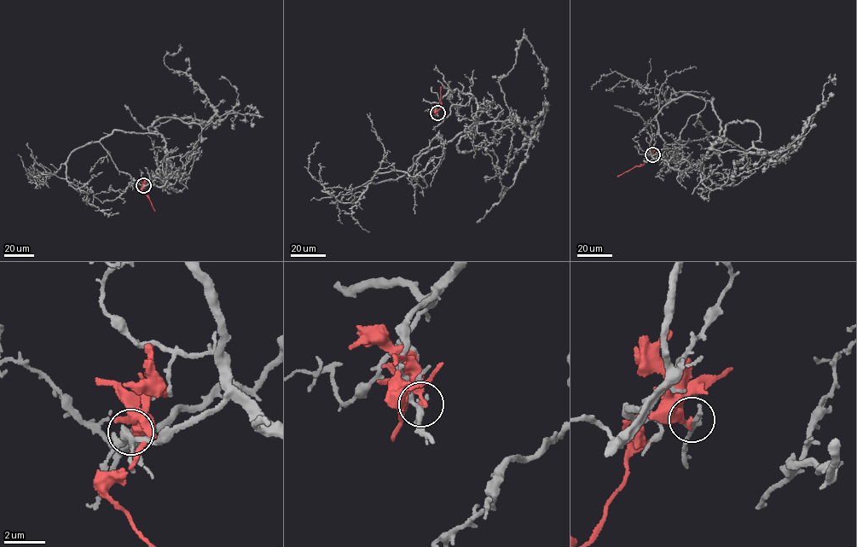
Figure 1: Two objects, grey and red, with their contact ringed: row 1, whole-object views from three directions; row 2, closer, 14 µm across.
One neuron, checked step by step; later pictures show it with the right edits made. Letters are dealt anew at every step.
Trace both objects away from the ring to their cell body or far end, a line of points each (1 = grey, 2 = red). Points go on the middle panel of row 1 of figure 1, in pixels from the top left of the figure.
1: (437, 113), (448, 90), (471, 94), (458, 150), (484, 147), (509, 121), (499, 82), (524, 38), (546, 78)
2: (437, 113), (436, 108), (436, 112), (441, 107), (441, 87)

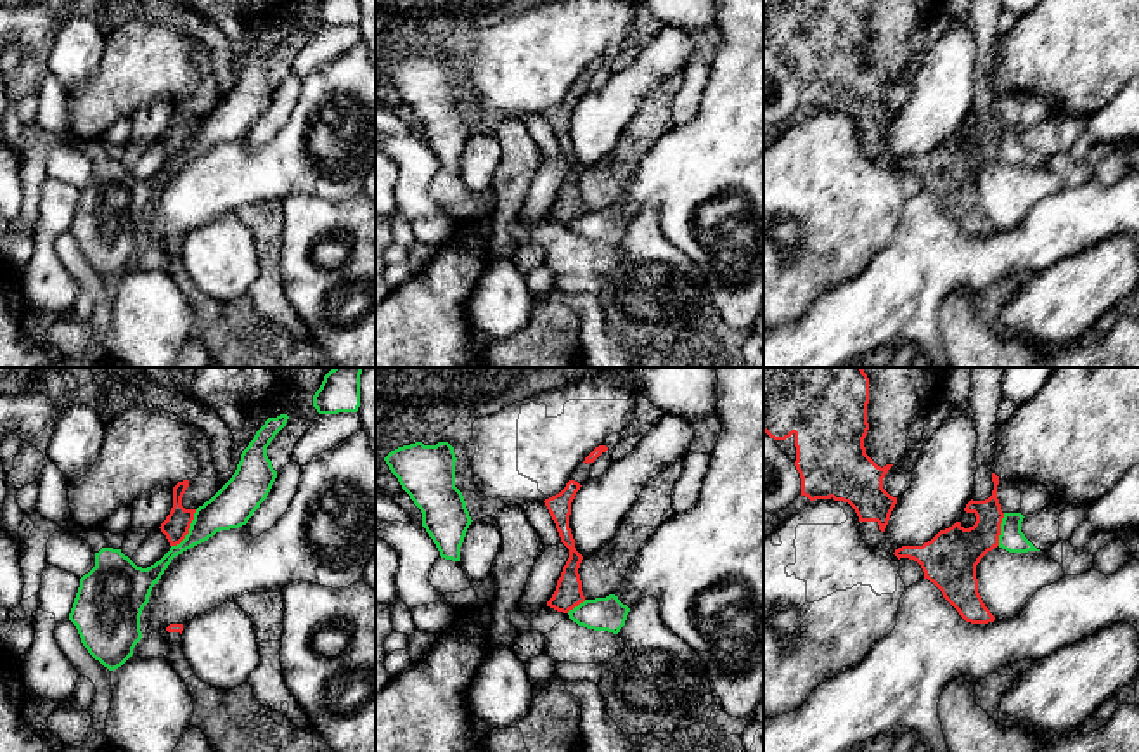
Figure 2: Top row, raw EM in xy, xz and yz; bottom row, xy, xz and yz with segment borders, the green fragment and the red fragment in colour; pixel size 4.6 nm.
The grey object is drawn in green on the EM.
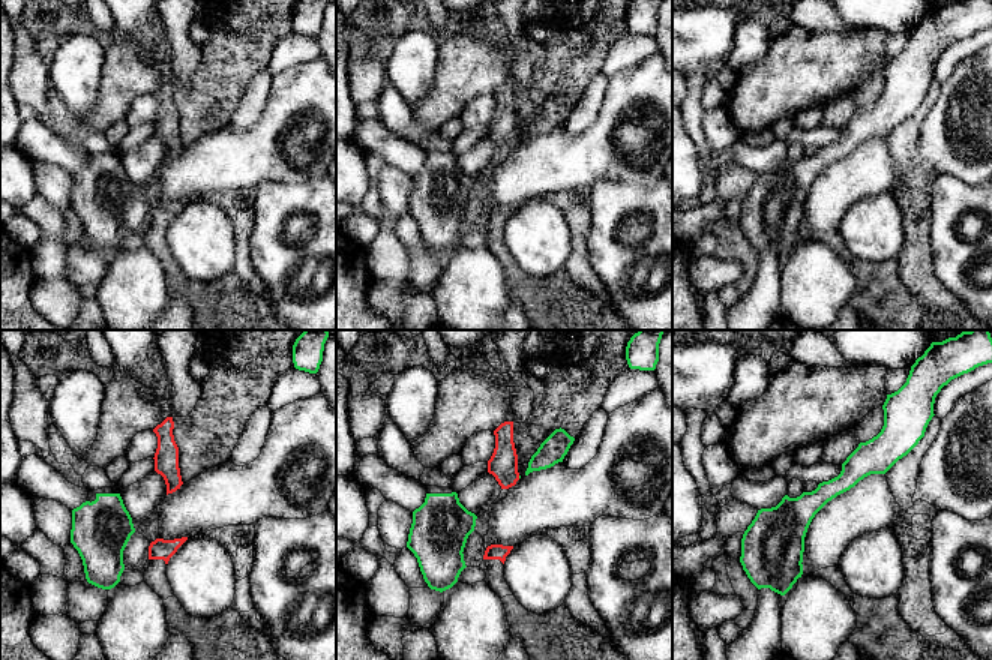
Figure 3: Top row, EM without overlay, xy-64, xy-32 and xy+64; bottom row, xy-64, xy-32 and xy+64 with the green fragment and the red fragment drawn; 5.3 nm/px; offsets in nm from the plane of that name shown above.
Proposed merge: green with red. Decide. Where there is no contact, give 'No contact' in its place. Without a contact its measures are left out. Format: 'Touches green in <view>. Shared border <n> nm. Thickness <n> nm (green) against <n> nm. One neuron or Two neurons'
Touches green in xy. Shared border 200 nm. Thickness 190 nm (green) against 120 nm. Two neurons

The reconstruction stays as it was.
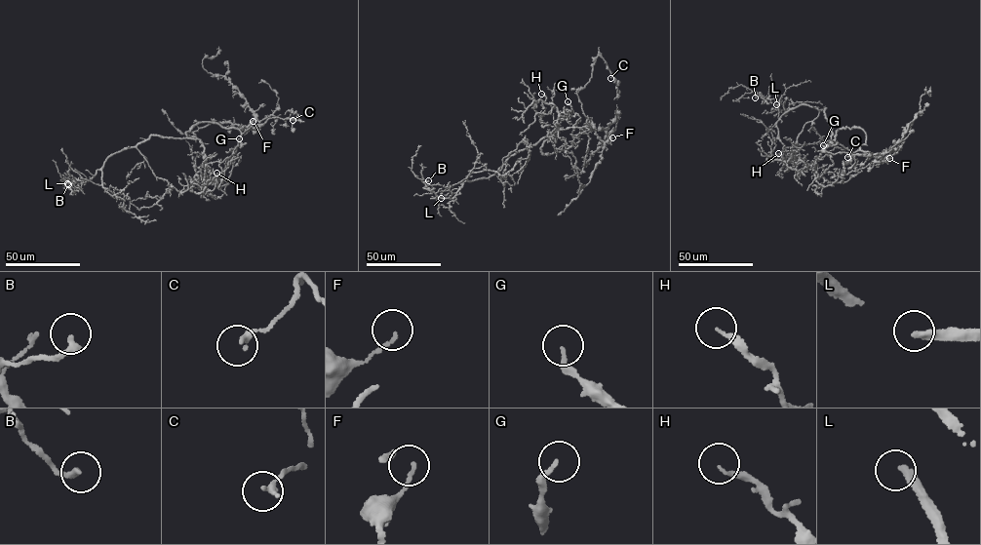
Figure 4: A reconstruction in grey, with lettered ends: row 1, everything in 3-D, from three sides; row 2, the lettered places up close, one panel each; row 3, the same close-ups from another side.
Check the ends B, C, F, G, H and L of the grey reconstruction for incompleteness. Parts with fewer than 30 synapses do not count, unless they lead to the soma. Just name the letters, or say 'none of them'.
G, L

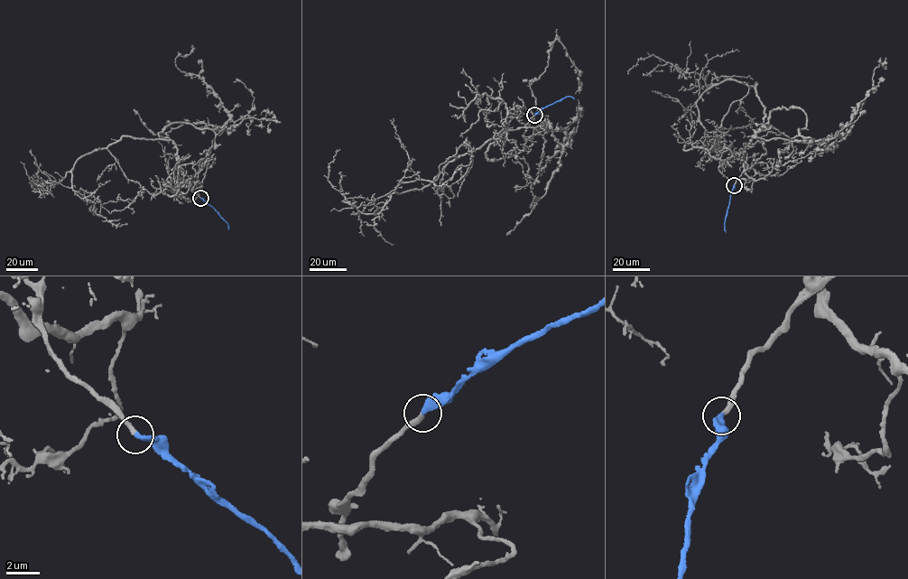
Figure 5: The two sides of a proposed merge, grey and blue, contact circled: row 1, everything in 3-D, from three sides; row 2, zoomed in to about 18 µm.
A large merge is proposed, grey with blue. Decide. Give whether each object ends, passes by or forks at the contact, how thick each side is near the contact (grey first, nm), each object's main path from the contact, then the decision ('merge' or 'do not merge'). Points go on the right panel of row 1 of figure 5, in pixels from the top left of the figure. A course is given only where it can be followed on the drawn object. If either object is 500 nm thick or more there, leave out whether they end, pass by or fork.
grey ends there; blue ends there; 300 nm thick on the grey side, 360 nm on the other; grey runs (734, 185), (773, 110), (806, 113), (790, 138), (755, 135), (808, 144), (795, 154); blue runs (734, 185), (725, 222), (726, 232); merge

